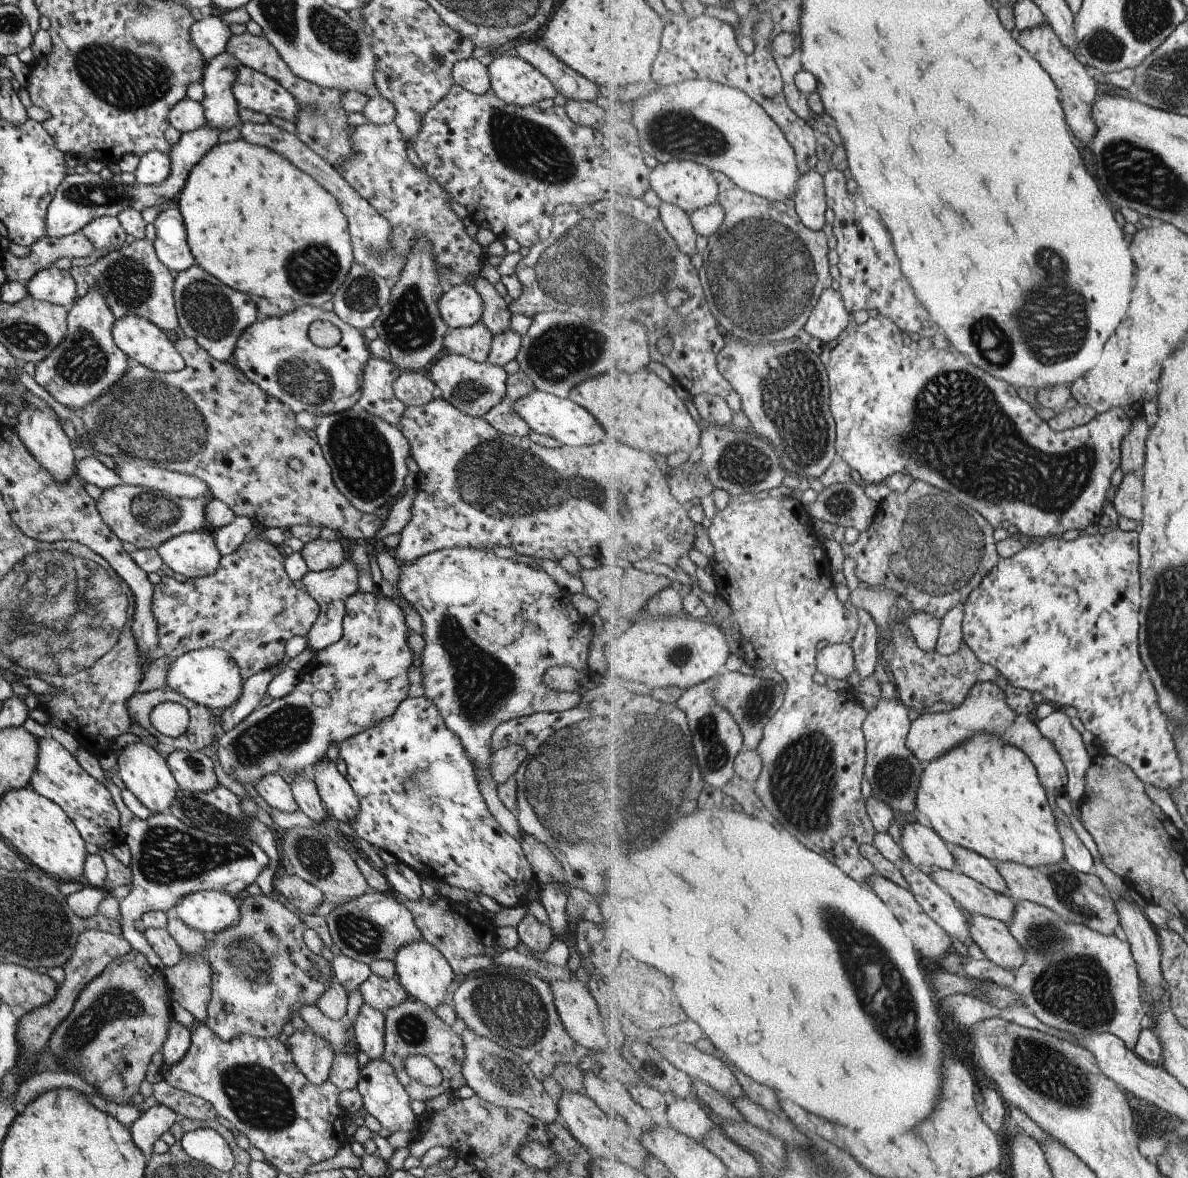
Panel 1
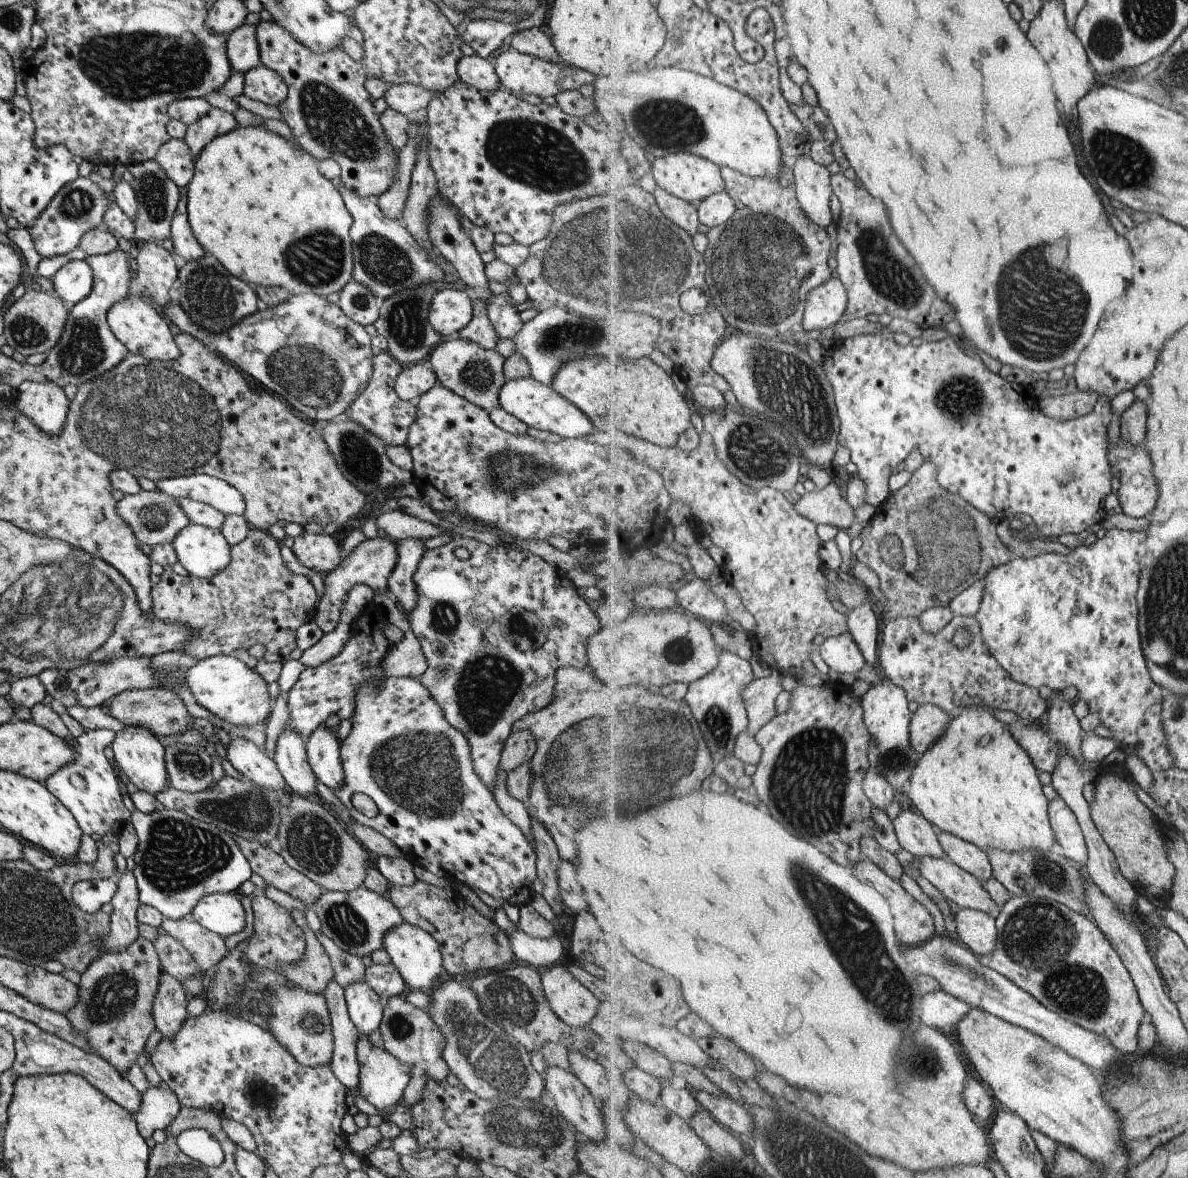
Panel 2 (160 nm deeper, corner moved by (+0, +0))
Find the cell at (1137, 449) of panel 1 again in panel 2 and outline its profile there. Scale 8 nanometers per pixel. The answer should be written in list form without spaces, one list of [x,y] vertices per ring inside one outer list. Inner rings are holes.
[[[1135,399],[1121,415],[1121,436],[1132,445],[1144,445],[1148,433],[1147,401]]]

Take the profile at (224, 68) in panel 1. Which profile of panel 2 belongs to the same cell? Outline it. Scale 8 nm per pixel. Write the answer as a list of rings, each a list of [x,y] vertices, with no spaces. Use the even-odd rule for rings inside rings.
[[[241,23],[226,36],[226,57],[231,74],[244,72],[260,64],[255,25]]]

